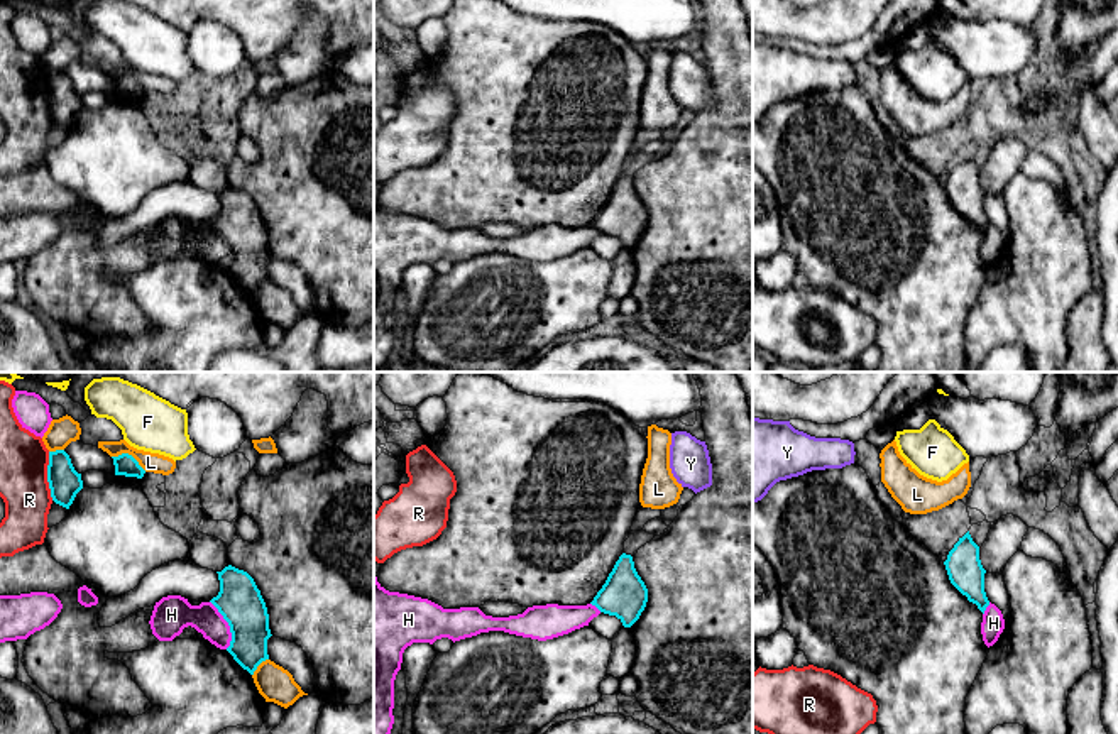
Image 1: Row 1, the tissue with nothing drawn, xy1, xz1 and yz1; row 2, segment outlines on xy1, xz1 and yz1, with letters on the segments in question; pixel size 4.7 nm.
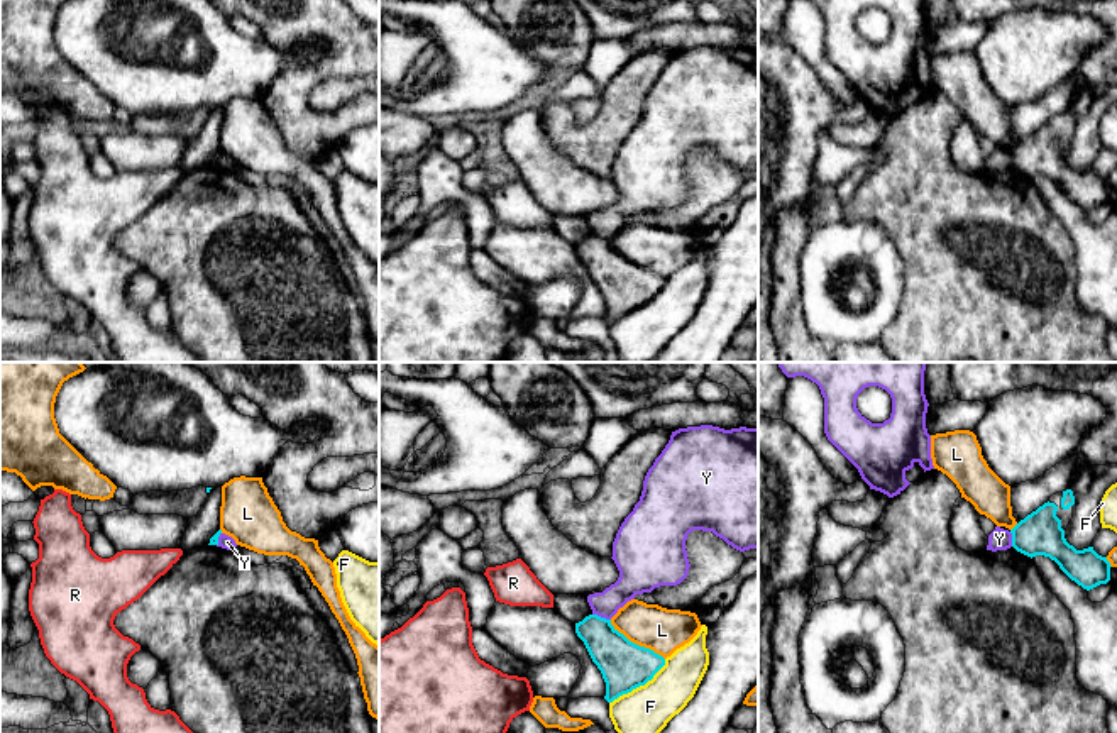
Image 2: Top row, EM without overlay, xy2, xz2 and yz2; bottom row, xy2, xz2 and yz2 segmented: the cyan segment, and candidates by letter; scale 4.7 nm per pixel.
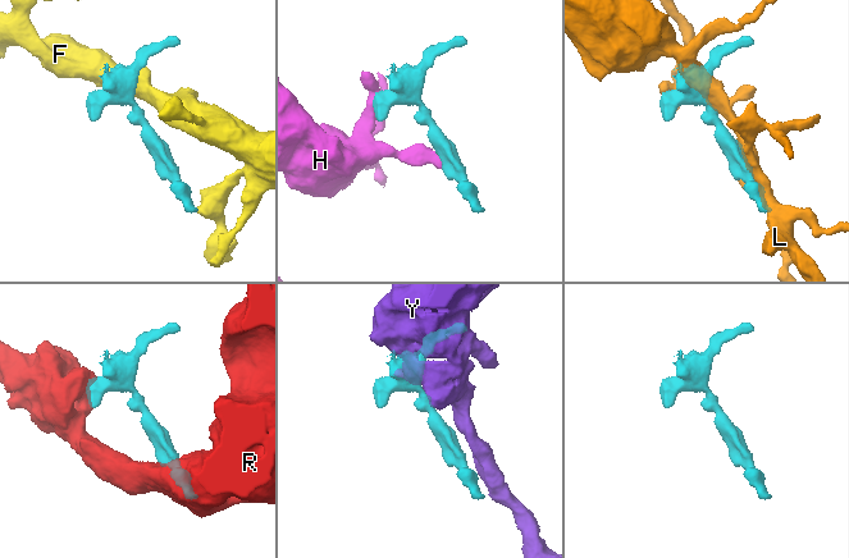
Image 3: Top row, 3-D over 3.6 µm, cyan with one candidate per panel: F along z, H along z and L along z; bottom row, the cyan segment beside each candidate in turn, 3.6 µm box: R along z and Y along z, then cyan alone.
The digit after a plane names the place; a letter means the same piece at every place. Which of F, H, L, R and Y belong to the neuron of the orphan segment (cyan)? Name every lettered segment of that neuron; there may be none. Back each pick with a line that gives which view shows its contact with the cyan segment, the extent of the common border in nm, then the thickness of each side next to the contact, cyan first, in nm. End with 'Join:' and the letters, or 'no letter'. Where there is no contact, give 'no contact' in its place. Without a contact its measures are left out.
Join: no letter

